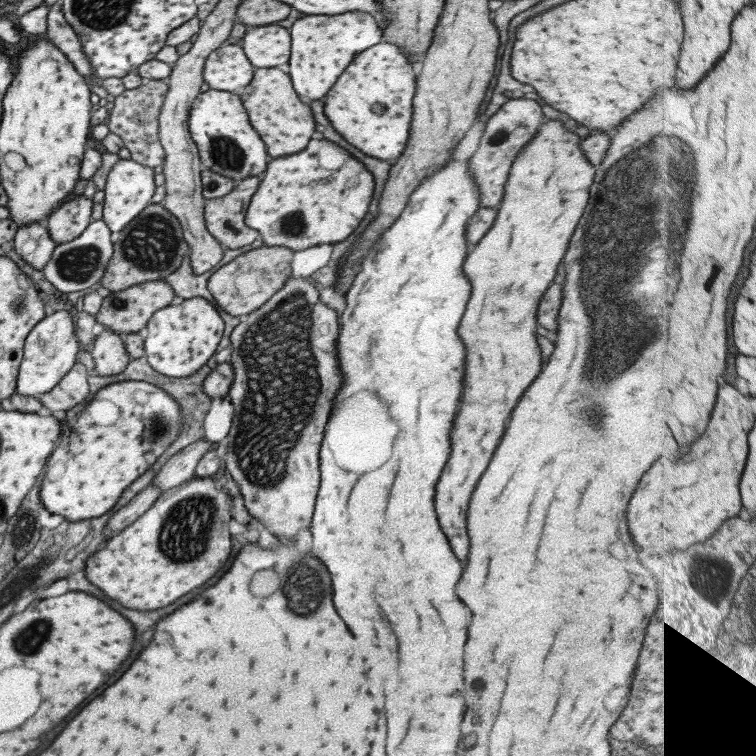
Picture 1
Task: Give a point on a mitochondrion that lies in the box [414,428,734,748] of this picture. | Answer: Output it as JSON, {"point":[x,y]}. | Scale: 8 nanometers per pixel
{"point":[703,578]}

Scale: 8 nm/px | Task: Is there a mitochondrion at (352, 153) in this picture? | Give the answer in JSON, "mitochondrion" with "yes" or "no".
{"mitochondrion":"no"}

